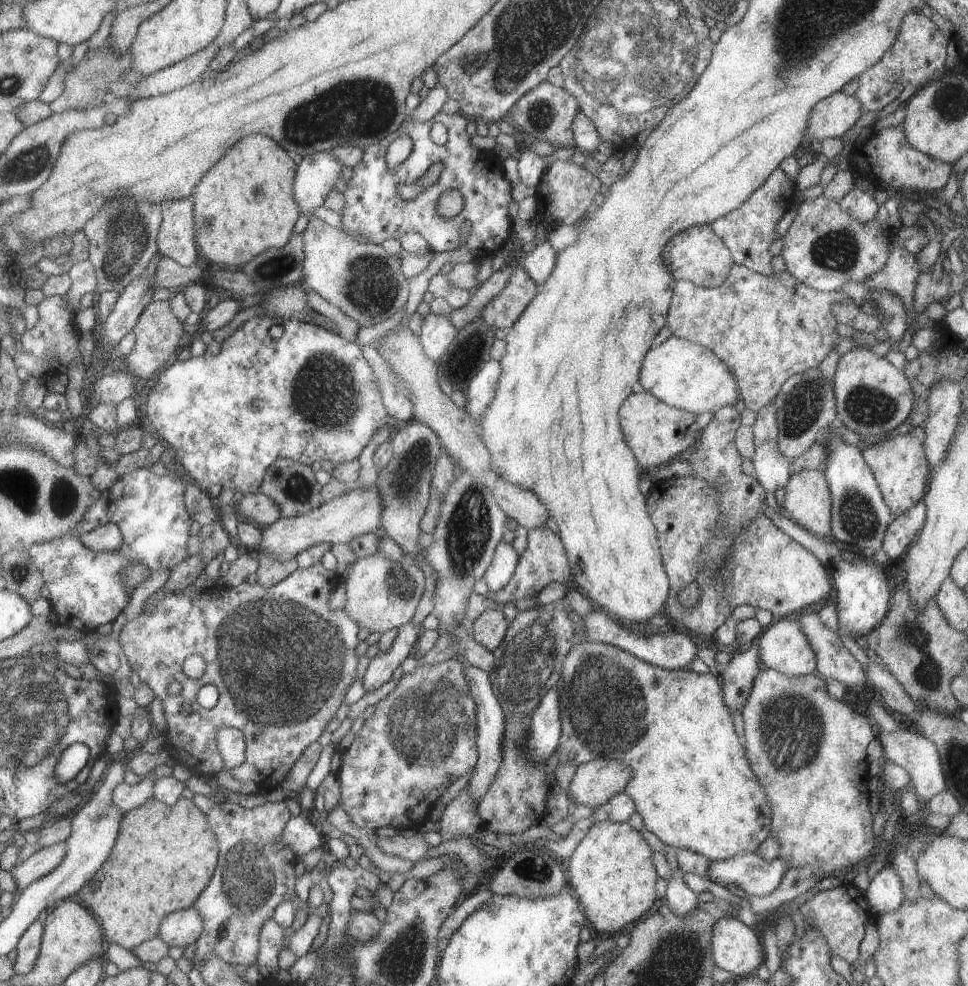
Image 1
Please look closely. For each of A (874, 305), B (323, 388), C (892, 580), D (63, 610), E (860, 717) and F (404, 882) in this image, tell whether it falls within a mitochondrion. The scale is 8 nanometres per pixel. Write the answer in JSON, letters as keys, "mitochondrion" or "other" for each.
{"A":"other","B":"mitochondrion","C":"other","D":"other","E":"other","F":"other"}

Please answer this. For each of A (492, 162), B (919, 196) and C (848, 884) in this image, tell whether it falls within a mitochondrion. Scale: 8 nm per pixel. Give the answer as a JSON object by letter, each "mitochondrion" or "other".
{"A":"other","B":"other","C":"other"}

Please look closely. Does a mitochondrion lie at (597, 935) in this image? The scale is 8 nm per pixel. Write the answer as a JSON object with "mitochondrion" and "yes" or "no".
{"mitochondrion":"no"}

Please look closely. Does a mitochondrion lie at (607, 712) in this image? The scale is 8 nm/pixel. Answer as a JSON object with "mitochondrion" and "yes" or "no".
{"mitochondrion":"yes"}

